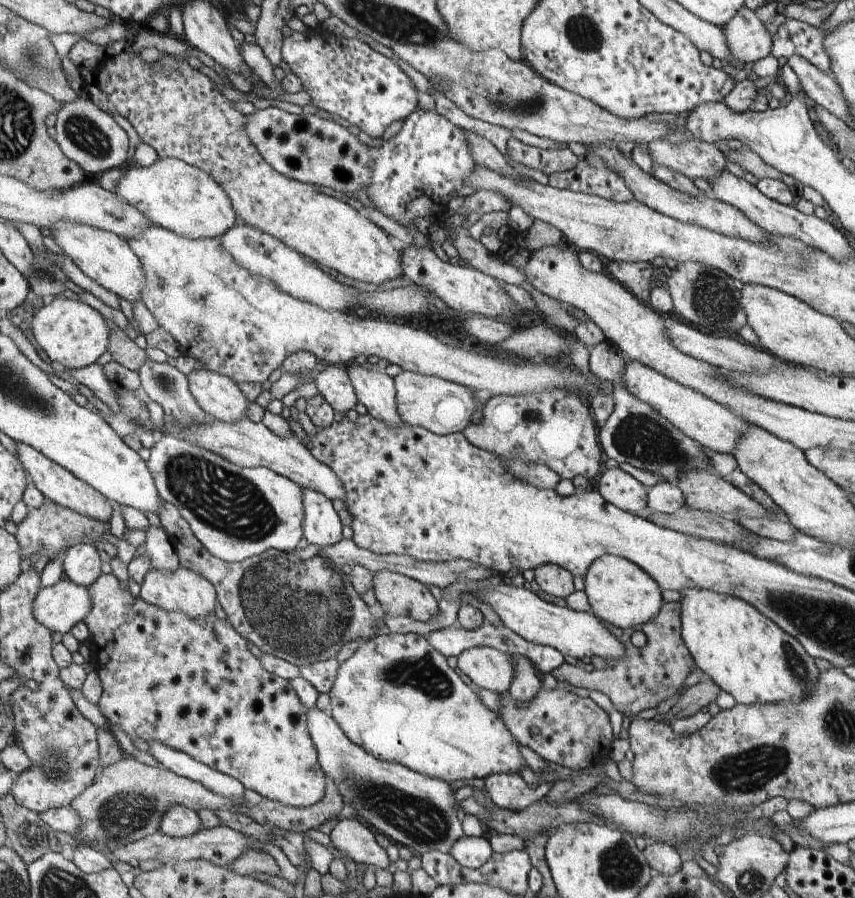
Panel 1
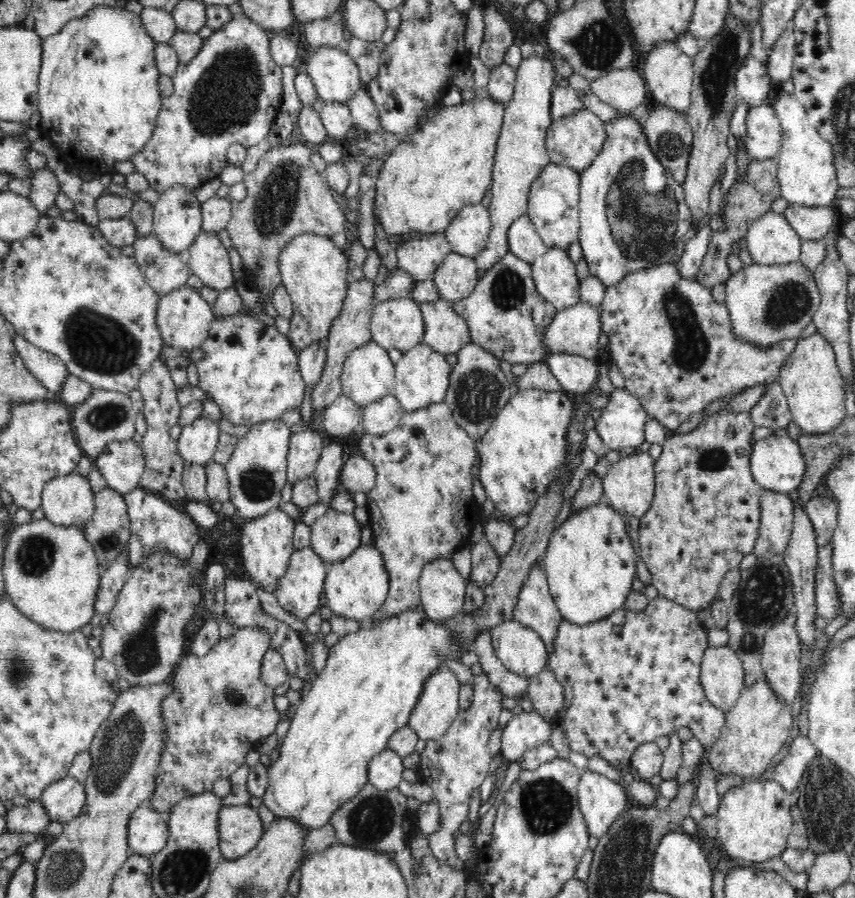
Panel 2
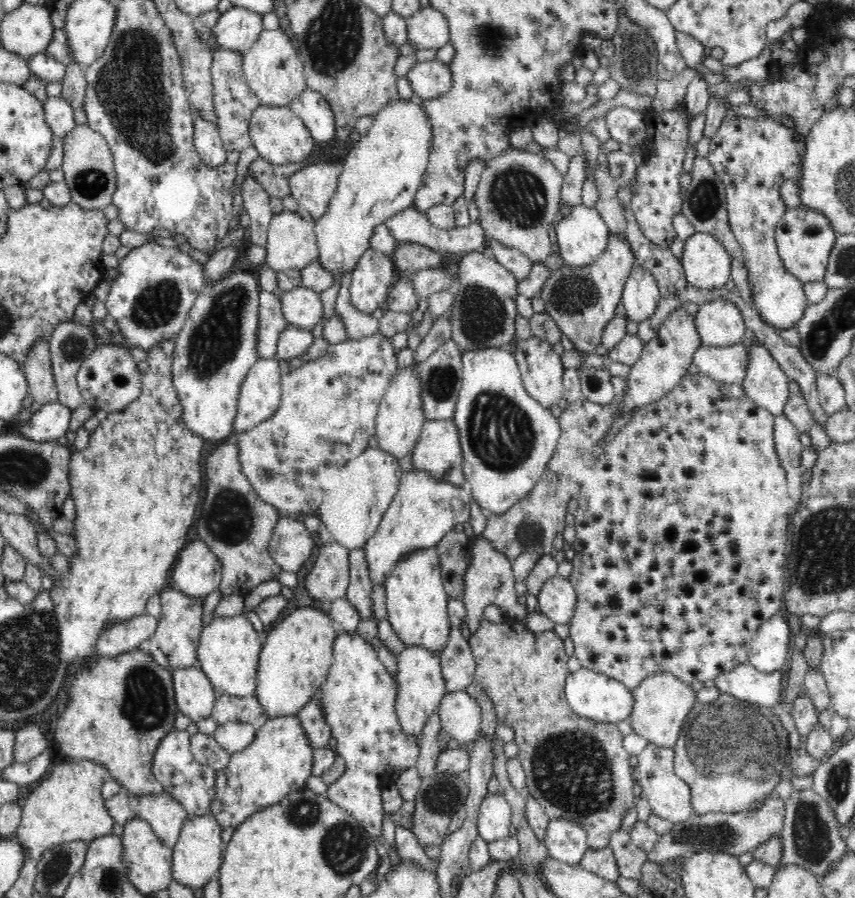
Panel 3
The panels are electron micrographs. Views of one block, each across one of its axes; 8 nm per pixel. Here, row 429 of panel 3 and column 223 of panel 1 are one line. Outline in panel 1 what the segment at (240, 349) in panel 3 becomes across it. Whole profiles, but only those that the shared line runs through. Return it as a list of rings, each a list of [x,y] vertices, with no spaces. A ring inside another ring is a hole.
[[[159,158],[149,167],[133,162],[120,169],[122,177],[115,187],[115,193],[125,198],[130,206],[138,208],[153,225],[198,239],[221,237],[236,222],[237,214],[229,194],[205,170],[190,166],[182,159]]]

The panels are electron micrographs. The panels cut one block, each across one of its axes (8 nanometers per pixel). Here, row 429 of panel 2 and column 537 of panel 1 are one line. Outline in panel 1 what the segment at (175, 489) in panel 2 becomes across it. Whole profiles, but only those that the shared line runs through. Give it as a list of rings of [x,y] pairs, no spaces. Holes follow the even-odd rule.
[[[510,137],[507,141],[508,159],[524,164],[526,168],[538,170],[544,174],[551,175],[559,172],[568,172],[580,164],[579,156],[576,156],[568,147],[543,149],[531,146],[524,142]]]

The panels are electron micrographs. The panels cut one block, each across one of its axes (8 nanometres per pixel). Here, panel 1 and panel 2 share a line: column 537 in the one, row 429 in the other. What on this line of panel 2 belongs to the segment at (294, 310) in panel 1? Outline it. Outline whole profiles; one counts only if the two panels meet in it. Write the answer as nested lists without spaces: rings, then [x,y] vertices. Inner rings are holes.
[[[394,394],[362,408],[362,426],[366,433],[382,435],[399,425],[405,414]]]

